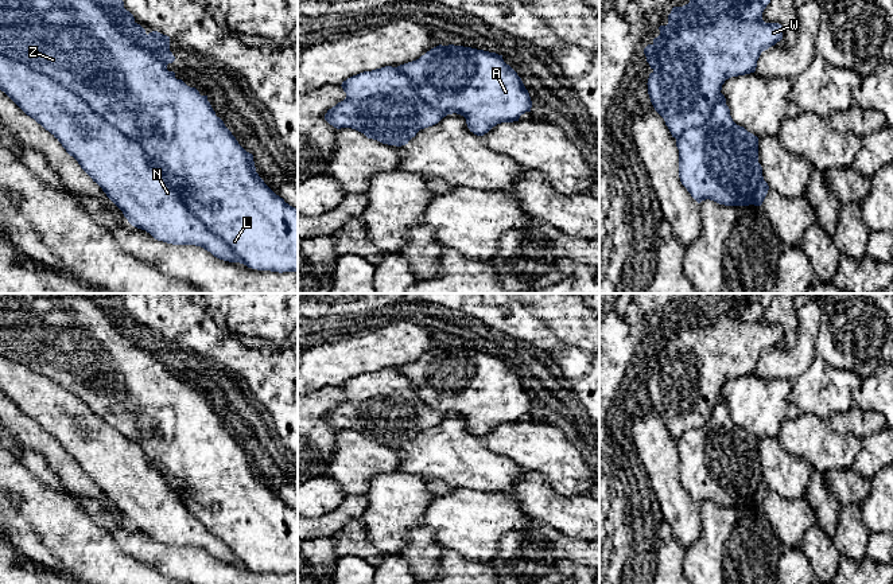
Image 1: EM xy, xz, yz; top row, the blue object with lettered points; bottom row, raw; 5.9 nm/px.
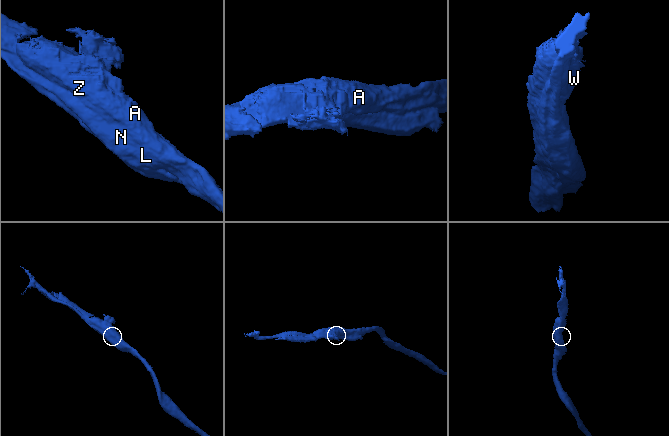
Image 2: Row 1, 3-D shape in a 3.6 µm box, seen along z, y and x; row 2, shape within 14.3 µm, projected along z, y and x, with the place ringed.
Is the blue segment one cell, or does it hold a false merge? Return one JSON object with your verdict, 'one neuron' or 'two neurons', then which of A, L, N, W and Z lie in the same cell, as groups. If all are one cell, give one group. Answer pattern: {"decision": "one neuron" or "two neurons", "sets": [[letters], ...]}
{"decision": "two neurons", "sets": [["A", "L", "W", "Z"], ["N"]]}

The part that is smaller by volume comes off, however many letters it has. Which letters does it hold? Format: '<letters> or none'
N

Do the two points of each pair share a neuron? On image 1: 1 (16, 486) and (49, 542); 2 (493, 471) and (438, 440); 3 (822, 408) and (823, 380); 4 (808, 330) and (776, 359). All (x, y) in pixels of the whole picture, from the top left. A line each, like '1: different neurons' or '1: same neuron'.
1: same neuron
2: same neuron
3: same neuron
4: same neuron

